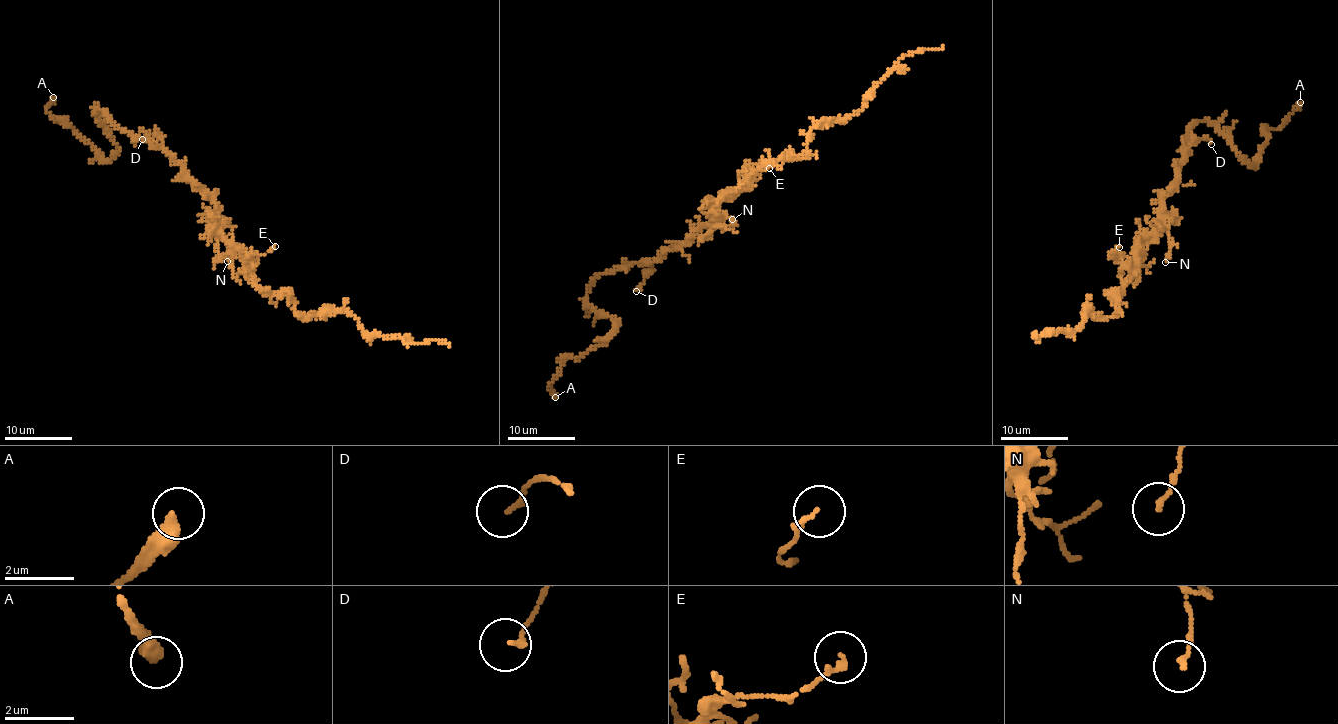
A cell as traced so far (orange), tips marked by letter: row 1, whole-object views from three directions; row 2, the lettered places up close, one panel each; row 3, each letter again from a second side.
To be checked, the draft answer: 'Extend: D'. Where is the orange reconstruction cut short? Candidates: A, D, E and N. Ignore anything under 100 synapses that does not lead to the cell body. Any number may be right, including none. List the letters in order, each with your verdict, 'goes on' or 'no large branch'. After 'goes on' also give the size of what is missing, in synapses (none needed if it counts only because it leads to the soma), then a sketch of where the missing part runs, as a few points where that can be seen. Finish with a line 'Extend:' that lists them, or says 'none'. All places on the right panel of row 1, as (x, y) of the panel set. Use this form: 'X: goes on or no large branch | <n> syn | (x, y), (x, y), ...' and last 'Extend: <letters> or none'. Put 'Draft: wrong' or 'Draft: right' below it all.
A: no large branch
D: no large branch
E: no large branch
N: no large branch
Extend: none
Draft: wrong

